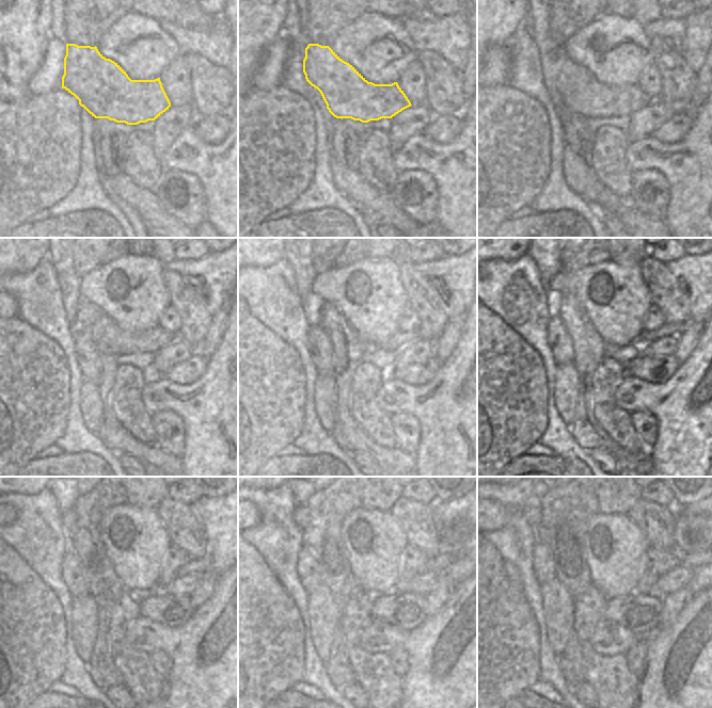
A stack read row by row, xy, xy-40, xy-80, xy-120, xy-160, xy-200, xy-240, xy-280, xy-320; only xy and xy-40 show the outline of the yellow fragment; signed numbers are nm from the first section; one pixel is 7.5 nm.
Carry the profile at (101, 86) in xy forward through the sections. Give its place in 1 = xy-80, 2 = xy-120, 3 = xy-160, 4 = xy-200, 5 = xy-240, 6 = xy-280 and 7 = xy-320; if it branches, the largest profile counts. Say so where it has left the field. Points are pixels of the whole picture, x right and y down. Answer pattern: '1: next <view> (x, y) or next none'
1: next xy-80 (581, 93)
2: next xy-120 (107, 336)
3: next xy-160 (399, 340)
4: next xy-200 (668, 328)
5: next xy-240 (202, 565)
6: next xy-280 (443, 561)
7: next xy-320 (693, 561)

